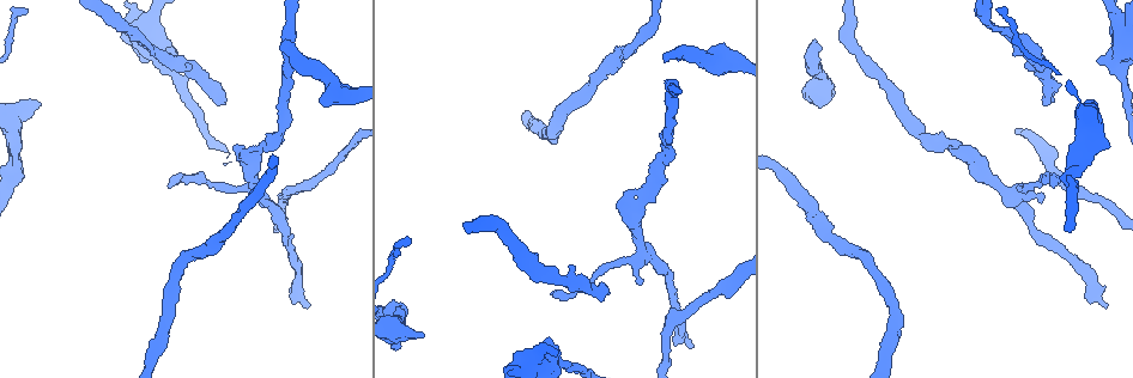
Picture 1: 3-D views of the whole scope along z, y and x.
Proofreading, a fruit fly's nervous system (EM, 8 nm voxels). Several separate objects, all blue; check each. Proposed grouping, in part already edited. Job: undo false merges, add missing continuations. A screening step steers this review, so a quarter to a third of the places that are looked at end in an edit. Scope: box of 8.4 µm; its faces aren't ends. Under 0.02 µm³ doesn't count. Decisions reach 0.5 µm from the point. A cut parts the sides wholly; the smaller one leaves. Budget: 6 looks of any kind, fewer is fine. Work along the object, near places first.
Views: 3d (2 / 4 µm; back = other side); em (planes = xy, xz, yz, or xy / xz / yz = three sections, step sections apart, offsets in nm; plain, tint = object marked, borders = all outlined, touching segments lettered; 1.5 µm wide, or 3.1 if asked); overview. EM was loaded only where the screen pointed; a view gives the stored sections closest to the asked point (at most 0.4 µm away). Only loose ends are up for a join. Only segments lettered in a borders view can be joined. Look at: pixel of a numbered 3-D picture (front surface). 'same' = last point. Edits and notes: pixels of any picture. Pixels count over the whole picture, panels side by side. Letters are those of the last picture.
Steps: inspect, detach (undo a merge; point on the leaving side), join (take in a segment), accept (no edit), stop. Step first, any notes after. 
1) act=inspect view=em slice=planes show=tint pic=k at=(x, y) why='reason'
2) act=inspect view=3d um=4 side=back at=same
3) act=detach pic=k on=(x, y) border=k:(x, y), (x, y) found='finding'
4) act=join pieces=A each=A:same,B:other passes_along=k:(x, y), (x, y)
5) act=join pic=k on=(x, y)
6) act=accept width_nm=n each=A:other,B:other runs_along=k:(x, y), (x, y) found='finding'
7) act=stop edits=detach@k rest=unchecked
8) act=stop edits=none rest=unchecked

act=inspect view=em slice=xz step=4 show=borders pic=1 at=(602, 282) why='an open end'

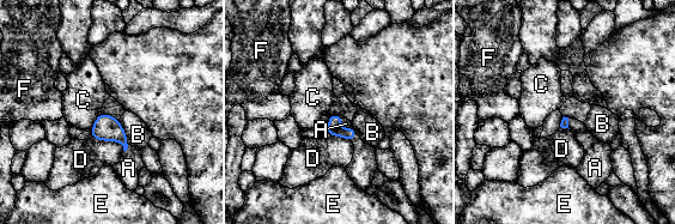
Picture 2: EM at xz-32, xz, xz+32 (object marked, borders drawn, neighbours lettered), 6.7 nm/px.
act=inspect view=em slice=xy step=8 show=borders at=same

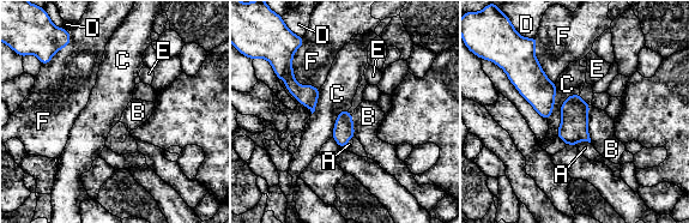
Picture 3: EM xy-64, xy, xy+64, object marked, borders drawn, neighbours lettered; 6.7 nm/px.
act=join pieces=A each=A:same,B:other,C:other,D:other,E:other,F:other passes_along=3:(574, 126), (582, 139), (585, 148) found='the cell continues'

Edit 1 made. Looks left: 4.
act=inspect view=overview

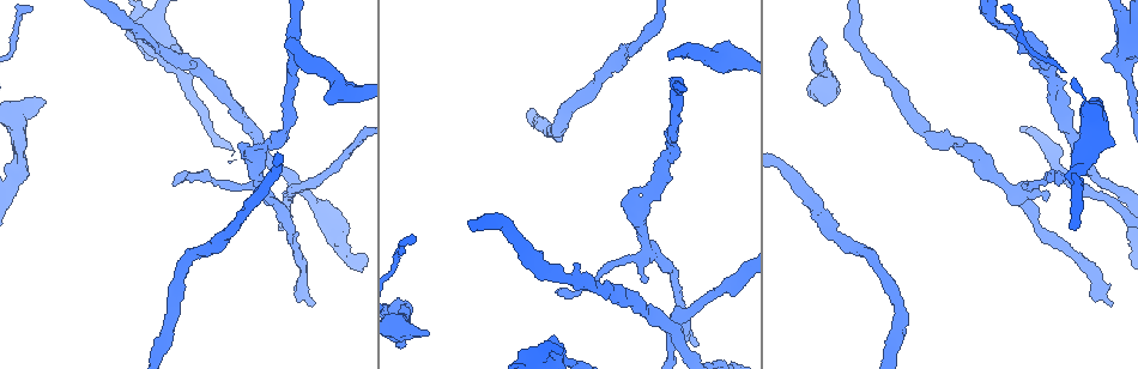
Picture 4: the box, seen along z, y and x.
act=inspect view=3d um=4 pic=4 at=(237, 145) why='free end'

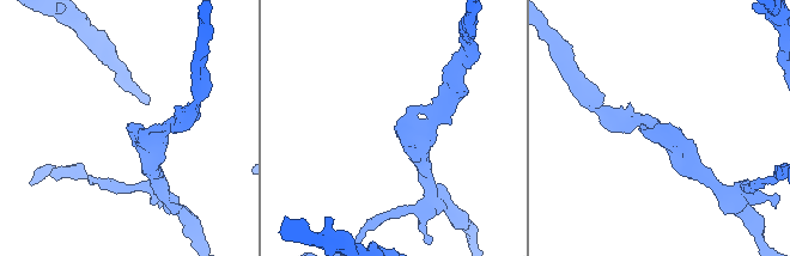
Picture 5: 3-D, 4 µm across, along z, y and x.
act=inspect view=em slice=xy step=8 show=tint pic=5 at=(666, 124) why='now the EM'

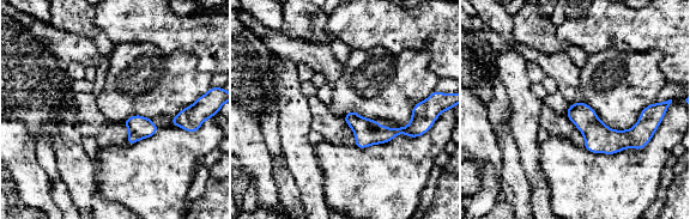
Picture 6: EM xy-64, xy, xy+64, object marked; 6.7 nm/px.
act=inspect view=em slice=planes show=borders at=same

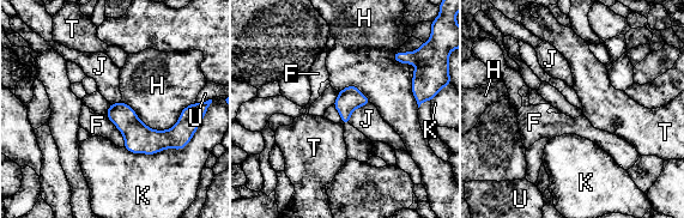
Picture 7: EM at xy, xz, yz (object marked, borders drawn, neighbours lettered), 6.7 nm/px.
act=accept each=F:other,H:other,J:other,K:other,T:other,U:other runs_along=7:(109, 114), (141, 137), (169, 137), (185, 120) found='no lettered segment goes on from it'

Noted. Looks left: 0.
act=stop edits=join@3 rest=unchecked

